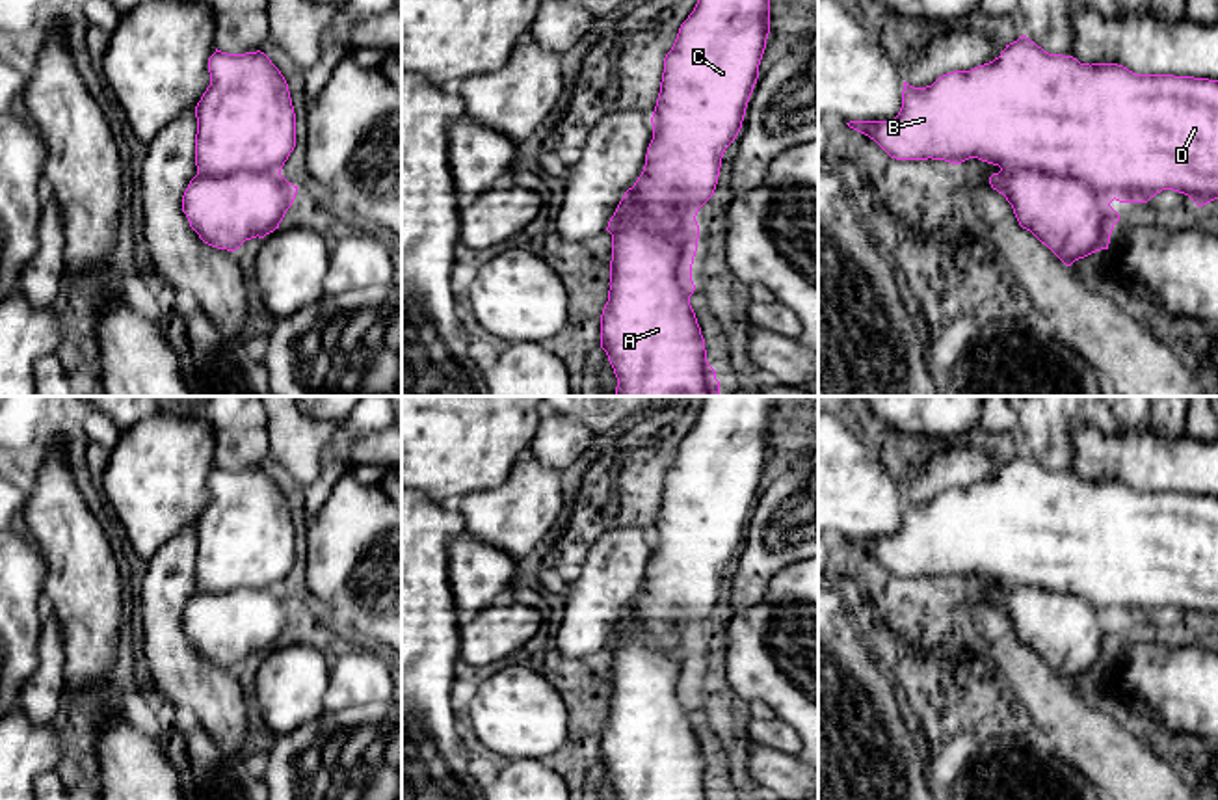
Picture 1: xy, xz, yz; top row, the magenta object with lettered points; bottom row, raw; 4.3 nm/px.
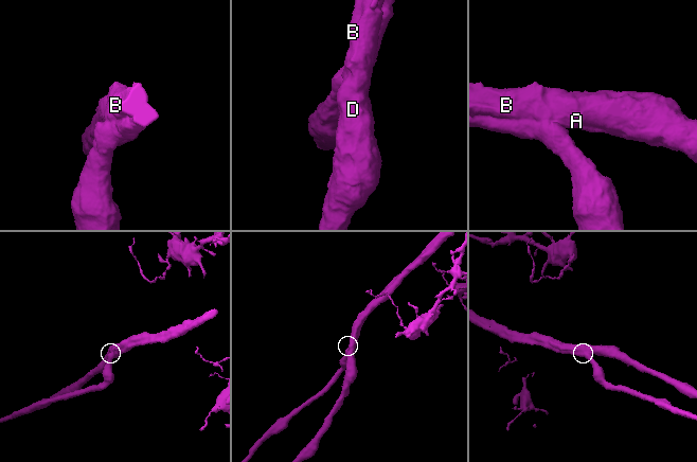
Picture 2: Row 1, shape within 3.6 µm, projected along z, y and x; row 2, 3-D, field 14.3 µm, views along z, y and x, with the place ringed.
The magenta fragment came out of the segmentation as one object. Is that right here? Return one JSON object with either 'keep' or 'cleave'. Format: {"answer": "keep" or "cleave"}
{"answer": "cleave"}

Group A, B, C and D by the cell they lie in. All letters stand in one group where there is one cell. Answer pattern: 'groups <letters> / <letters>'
groups A B D / C

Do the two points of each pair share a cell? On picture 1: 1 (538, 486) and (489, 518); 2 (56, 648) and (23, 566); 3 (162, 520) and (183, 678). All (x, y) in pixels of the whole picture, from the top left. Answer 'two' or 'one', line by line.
1: one
2: two
3: two

